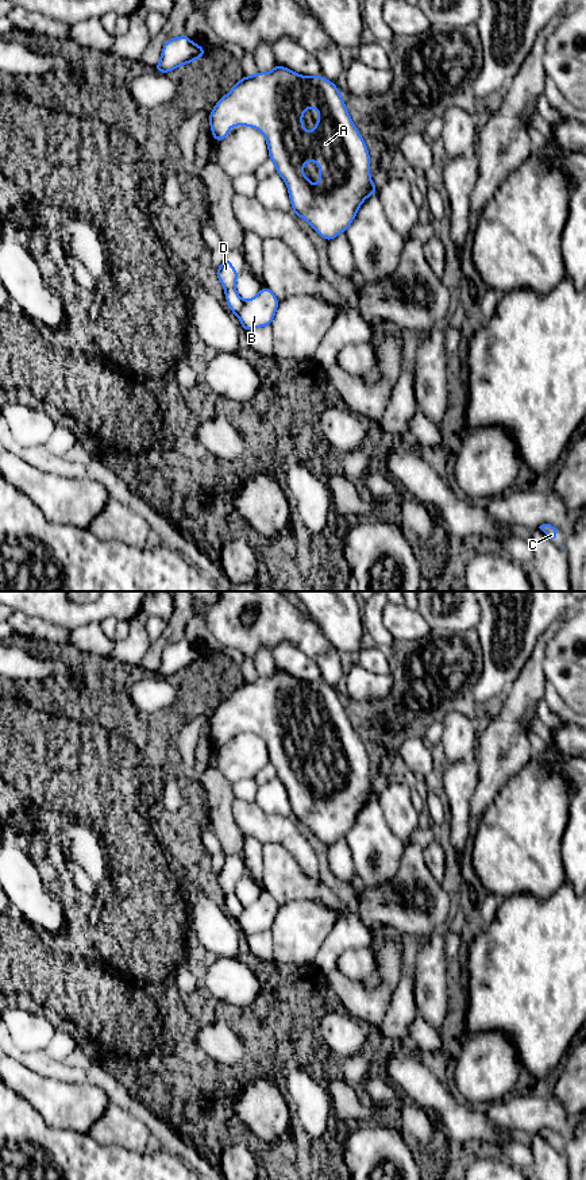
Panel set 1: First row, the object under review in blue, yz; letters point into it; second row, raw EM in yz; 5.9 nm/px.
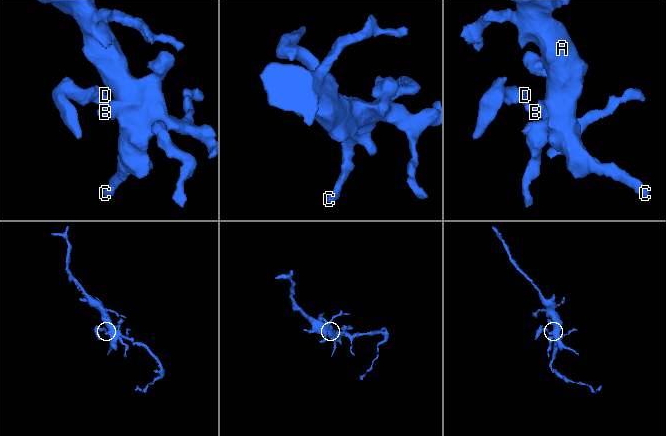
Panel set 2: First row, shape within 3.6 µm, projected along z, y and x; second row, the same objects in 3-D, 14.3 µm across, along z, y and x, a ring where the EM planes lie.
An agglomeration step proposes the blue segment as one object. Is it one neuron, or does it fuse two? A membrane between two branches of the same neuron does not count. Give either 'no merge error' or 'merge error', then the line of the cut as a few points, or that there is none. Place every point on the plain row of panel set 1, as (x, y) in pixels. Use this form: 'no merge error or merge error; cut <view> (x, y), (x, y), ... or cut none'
merge error; cut yz (245, 906), (236, 918)

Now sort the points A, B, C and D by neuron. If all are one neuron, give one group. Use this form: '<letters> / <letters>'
A B C / D

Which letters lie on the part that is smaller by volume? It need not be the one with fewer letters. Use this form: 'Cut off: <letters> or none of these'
Cut off: D

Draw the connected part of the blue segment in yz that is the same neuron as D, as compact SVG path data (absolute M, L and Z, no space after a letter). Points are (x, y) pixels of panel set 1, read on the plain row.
M225 861L221 871L216 874L213 878L217 880L219 886L224 892L225 906L228 909L230 915L238 919L244 909L244 906L239 902L235 894L235 887L240 876L235 875L231 871L231 861Z

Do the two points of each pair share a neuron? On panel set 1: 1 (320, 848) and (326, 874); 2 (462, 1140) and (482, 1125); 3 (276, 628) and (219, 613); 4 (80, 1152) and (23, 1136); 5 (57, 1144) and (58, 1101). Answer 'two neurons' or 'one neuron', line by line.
1: one neuron
2: one neuron
3: one neuron
4: one neuron
5: two neurons

